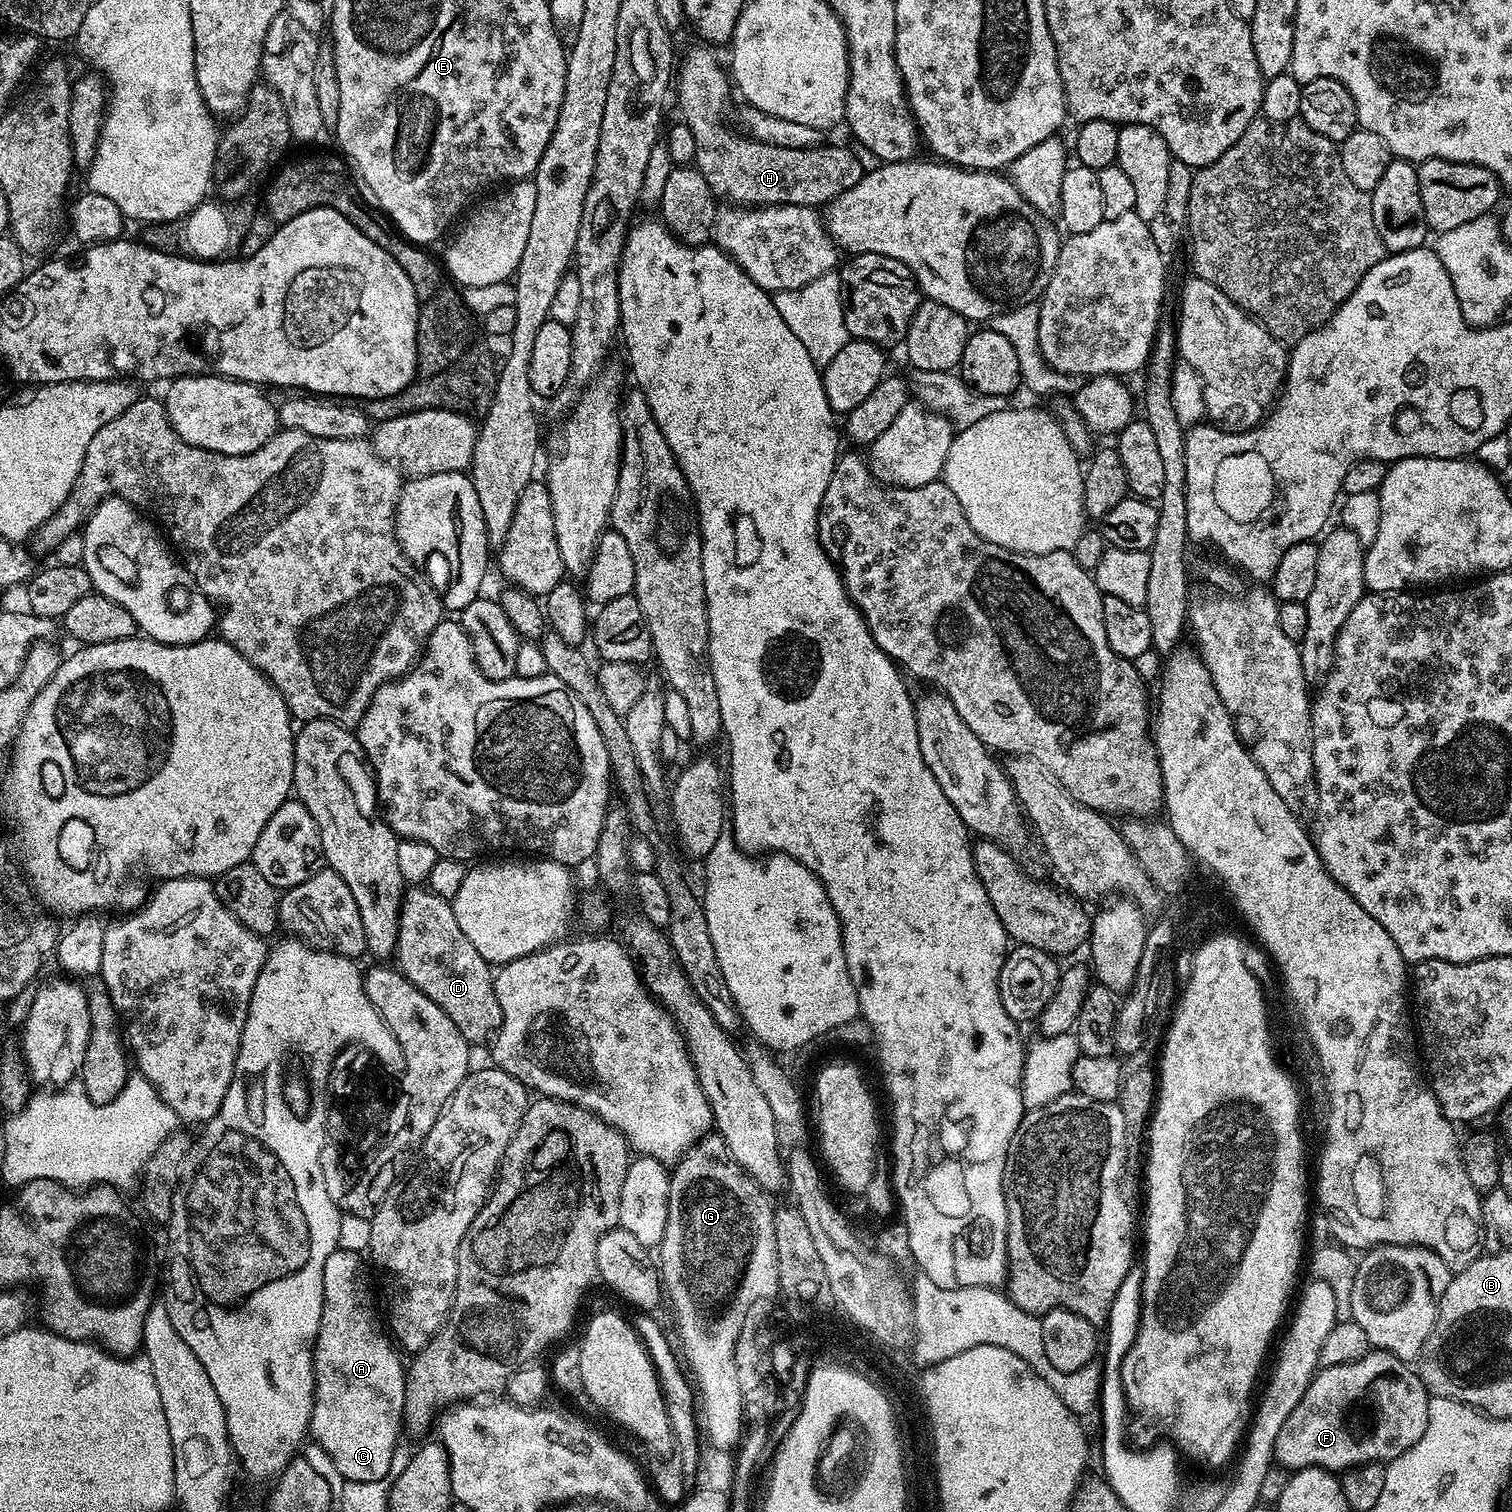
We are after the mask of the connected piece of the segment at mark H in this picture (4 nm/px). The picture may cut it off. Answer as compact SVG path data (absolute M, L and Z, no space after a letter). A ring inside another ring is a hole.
M707 47L704 48L692 48L684 56L684 61L679 61L678 64L678 79L675 81L675 89L678 90L678 96L680 98L680 108L684 111L682 116L683 123L688 124L690 130L694 134L694 146L696 147L696 156L694 159L694 167L702 174L702 178L706 178L706 182L710 182L710 190L721 201L727 202L732 206L763 206L763 205L779 205L779 204L797 204L797 205L816 205L824 206L829 202L836 199L837 196L842 195L846 190L850 190L850 186L854 186L859 180L864 177L866 171L865 165L860 165L860 160L851 152L848 148L828 148L828 146L821 146L808 149L786 149L781 146L764 145L760 141L753 140L748 135L745 135L743 131L737 130L735 127L727 128L724 125L724 83L729 83L730 76L722 65L716 61L716 56Z

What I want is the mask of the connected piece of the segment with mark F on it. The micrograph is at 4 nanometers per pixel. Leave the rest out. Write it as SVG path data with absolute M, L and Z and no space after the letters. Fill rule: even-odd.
M1369 1350L1348 1364L1321 1367L1298 1406L1294 1406L1294 1414L1286 1418L1286 1426L1278 1430L1275 1463L1285 1470L1327 1468L1340 1474L1356 1465L1387 1462L1406 1454L1426 1430L1430 1399L1428 1387L1420 1381L1419 1371L1412 1369L1411 1372L1408 1368L1411 1367L1394 1354L1379 1350Z

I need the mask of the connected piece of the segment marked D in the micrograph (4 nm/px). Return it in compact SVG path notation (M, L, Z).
M426 886L409 887L400 902L394 960L411 984L450 1014L450 1022L462 1030L469 1045L487 1041L490 1033L500 1027L502 1010L496 997L493 965L488 963L487 955L462 934L451 903Z

